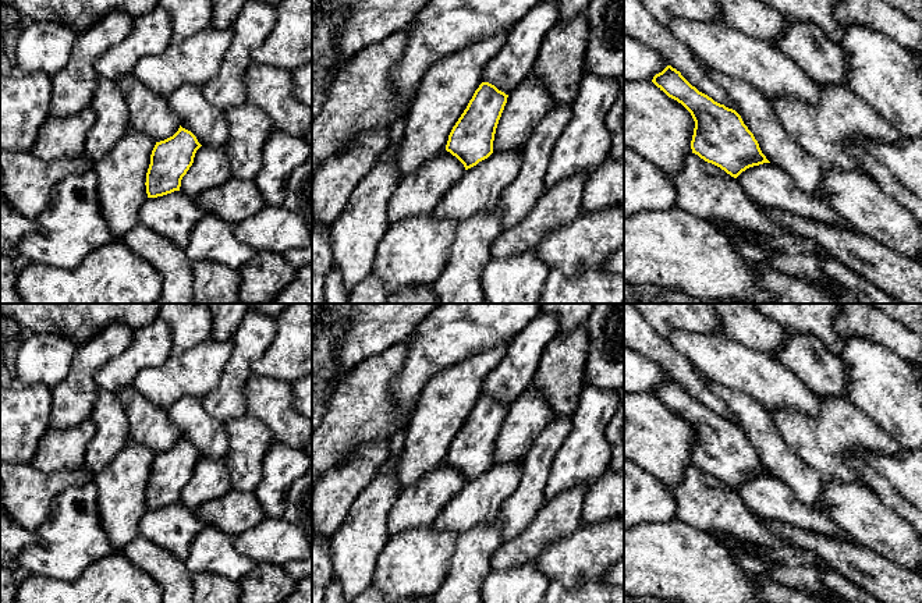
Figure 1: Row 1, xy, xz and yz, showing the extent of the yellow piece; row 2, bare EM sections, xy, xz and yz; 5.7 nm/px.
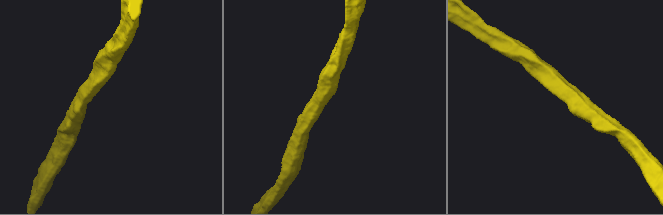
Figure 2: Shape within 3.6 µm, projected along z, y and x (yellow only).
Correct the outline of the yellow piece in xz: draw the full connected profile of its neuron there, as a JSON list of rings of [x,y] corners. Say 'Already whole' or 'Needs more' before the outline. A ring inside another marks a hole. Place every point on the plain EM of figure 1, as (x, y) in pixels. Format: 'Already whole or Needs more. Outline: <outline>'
Already whole. Outline: [[[482,394],[467,421],[453,439],[446,462],[455,468],[465,482],[493,465],[493,453],[508,407],[489,394]]]

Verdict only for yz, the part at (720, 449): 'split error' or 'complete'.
complete

